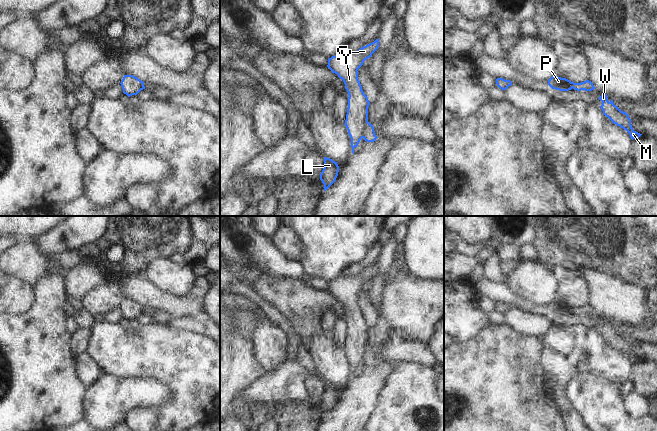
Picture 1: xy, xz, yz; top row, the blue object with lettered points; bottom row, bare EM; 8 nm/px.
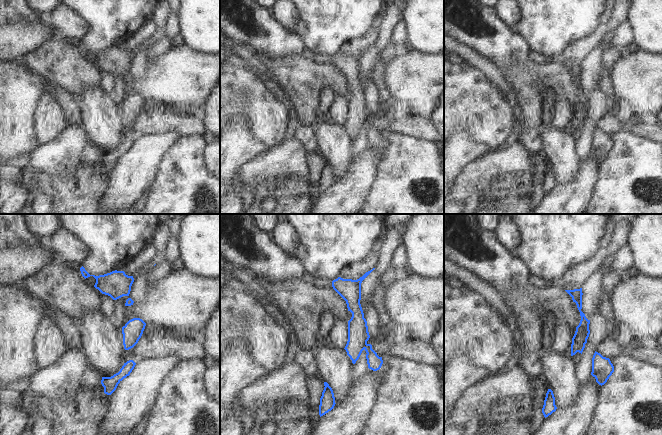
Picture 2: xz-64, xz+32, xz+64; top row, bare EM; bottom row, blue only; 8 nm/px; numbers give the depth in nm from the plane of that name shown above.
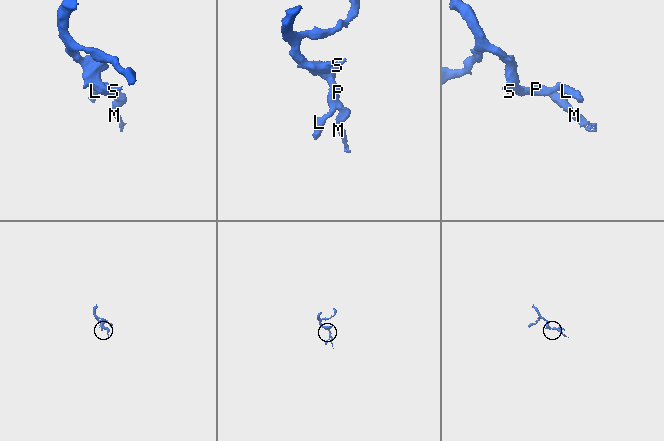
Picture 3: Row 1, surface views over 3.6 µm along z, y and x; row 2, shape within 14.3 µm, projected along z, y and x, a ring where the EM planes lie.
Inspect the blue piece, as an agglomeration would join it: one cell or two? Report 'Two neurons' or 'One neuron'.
Two neurons.

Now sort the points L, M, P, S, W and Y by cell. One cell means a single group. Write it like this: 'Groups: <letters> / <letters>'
Groups: L P S Y / M W.

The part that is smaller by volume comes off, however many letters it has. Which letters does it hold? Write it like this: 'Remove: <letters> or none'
Remove: M, W.

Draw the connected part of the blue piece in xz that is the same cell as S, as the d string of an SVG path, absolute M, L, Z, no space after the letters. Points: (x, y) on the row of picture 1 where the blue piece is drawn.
M379 39L363 46L357 52L341 52L328 59L327 67L338 75L345 84L348 92L348 108L345 126L351 138L352 153L363 138L364 129L368 121L368 107L370 102L364 94L358 79L358 69L364 61L372 56L379 47Z

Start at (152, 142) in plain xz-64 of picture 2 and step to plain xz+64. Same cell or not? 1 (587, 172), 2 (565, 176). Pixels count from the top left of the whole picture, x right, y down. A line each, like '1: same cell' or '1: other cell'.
1: same cell
2: other cell

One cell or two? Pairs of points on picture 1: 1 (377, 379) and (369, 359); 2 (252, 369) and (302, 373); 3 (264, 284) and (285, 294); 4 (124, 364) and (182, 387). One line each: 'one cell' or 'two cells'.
1: two cells
2: two cells
3: one cell
4: one cell

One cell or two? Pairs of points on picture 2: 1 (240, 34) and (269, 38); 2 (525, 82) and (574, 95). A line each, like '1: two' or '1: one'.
1: one
2: one

